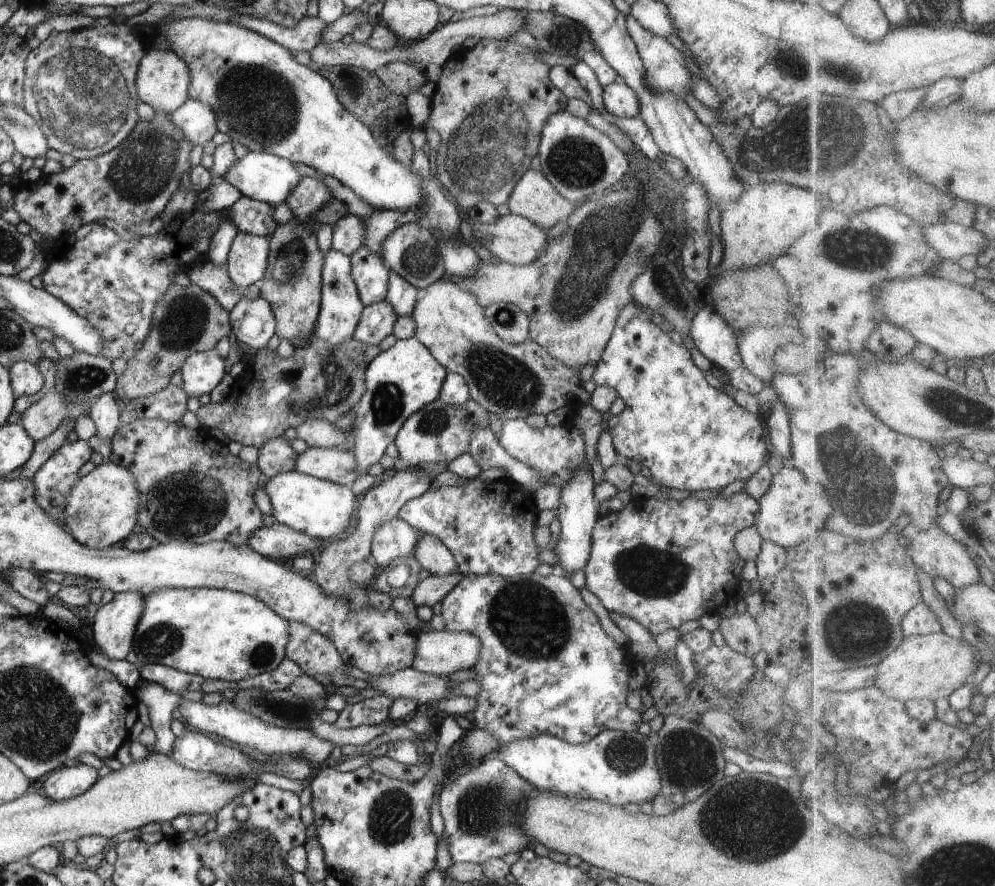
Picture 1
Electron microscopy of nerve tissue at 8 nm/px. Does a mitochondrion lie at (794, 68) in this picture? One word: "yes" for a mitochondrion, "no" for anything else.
yes

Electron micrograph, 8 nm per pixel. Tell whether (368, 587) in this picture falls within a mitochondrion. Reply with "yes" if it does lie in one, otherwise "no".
no

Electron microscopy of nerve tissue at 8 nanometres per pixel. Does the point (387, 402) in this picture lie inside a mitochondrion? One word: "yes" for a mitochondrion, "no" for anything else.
yes

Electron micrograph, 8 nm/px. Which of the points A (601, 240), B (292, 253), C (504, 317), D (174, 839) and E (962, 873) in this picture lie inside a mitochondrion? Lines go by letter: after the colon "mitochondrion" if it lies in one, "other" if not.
A: mitochondrion
B: mitochondrion
C: mitochondrion
D: other
E: mitochondrion

